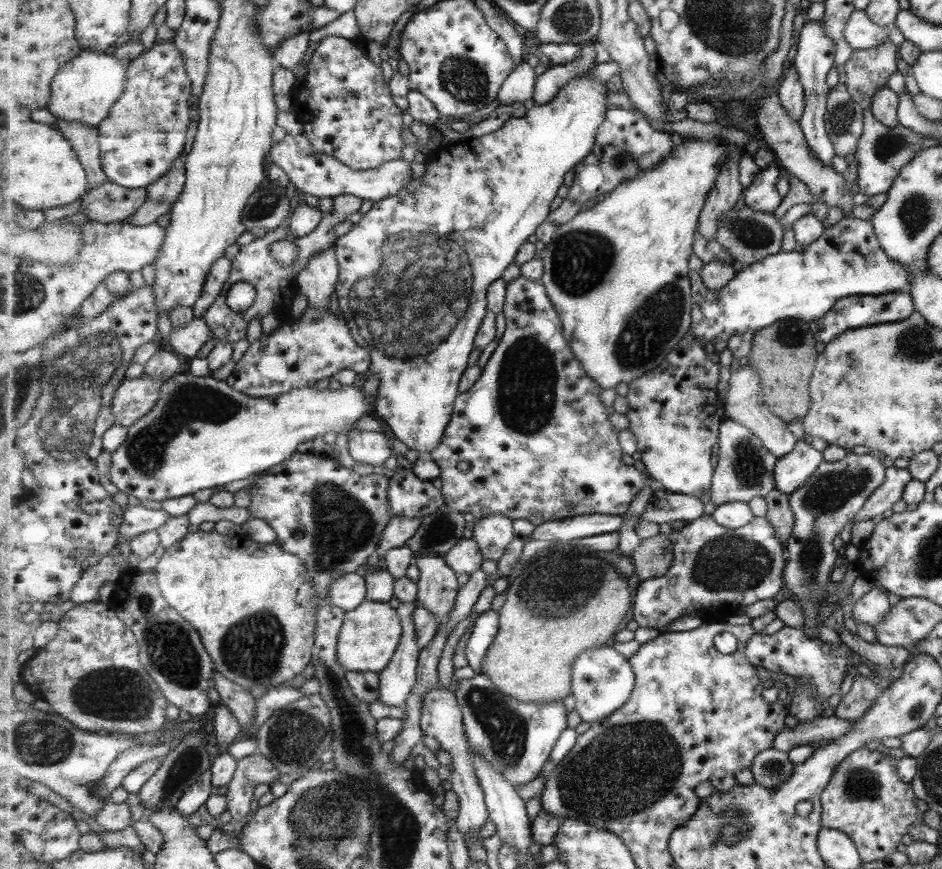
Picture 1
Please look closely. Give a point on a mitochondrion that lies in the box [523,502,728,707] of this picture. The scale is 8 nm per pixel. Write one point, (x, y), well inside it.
(569, 599)

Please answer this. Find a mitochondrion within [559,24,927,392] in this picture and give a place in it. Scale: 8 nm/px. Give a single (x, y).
(651, 324)

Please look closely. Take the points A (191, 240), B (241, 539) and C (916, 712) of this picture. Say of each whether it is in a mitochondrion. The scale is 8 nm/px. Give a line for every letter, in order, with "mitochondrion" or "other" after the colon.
A: other
B: other
C: mitochondrion

